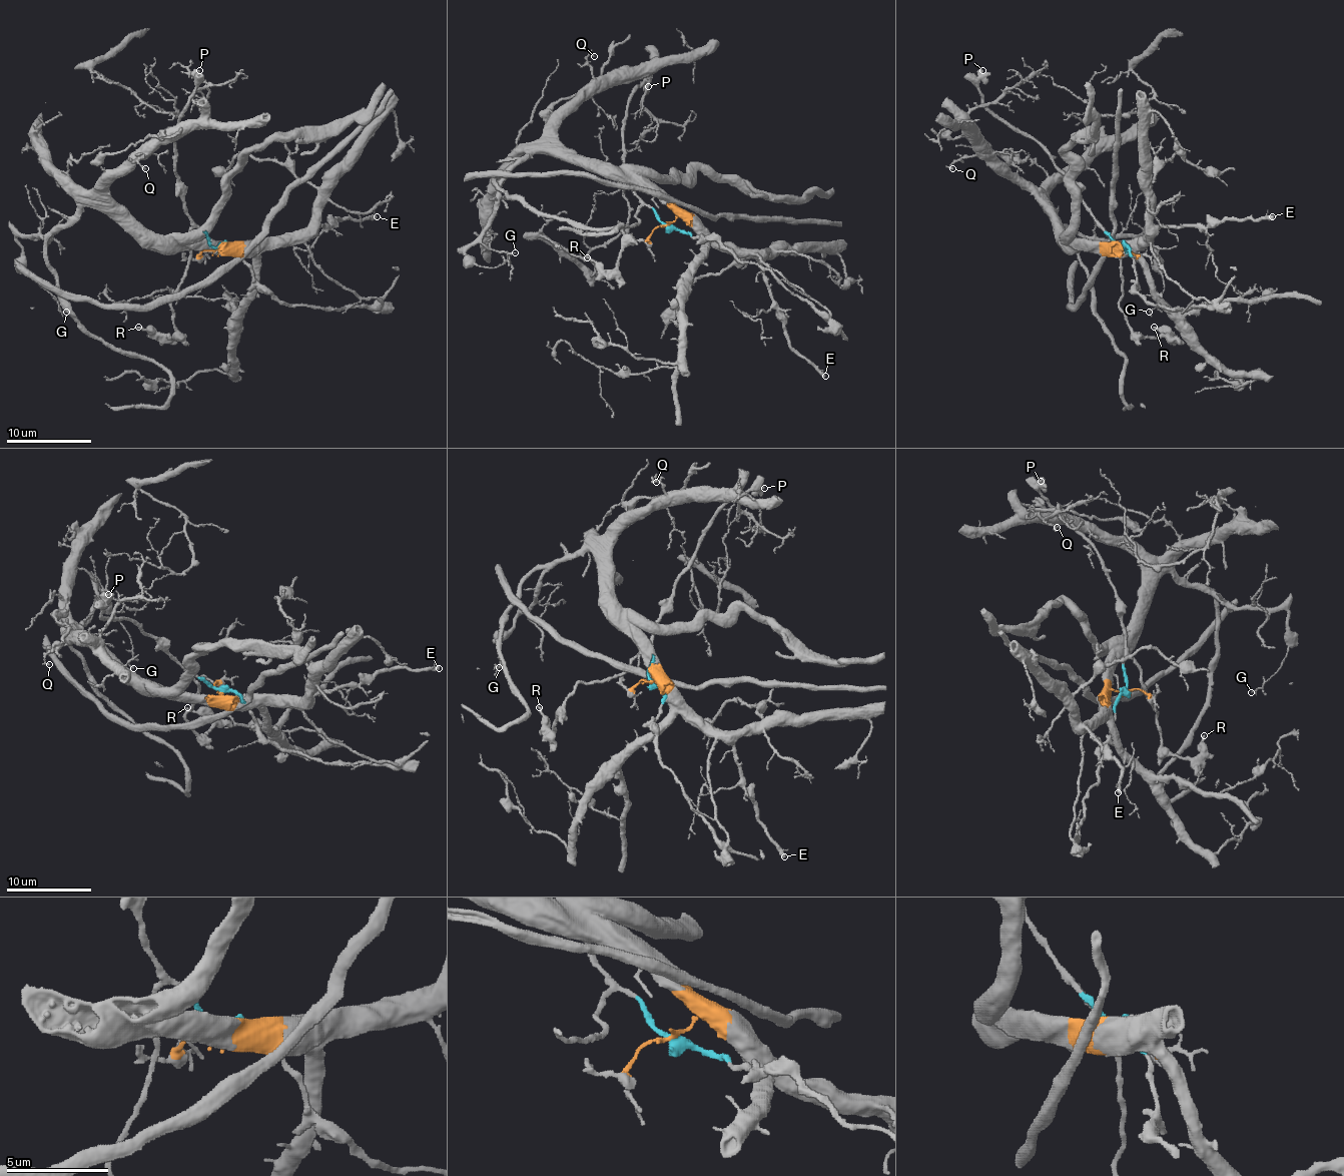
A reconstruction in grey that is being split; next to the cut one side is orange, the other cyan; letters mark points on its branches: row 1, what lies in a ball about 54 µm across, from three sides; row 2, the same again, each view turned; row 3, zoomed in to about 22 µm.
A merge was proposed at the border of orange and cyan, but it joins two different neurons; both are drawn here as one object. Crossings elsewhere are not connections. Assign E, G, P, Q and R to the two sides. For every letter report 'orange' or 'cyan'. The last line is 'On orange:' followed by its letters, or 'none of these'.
E: orange
G: orange
P: cyan
Q: orange
R: cyan
On orange: E, G, Q

